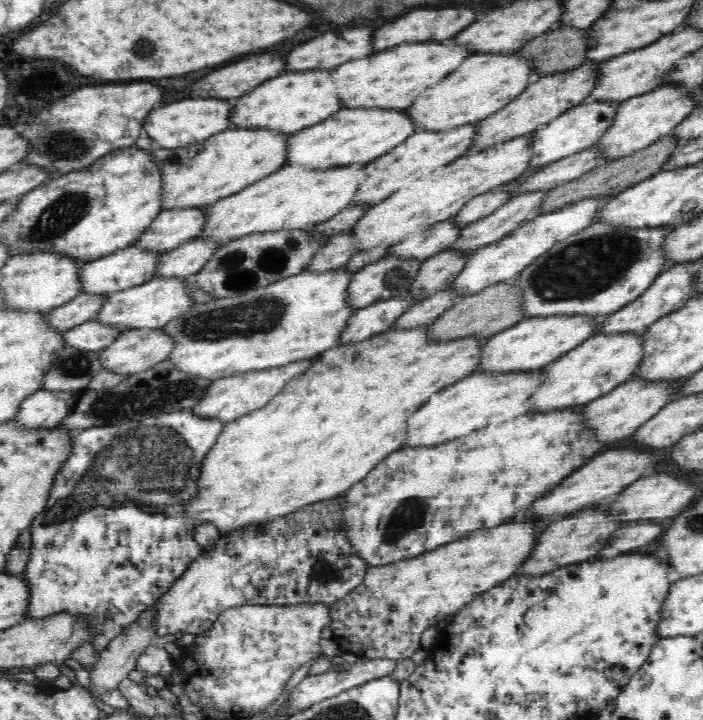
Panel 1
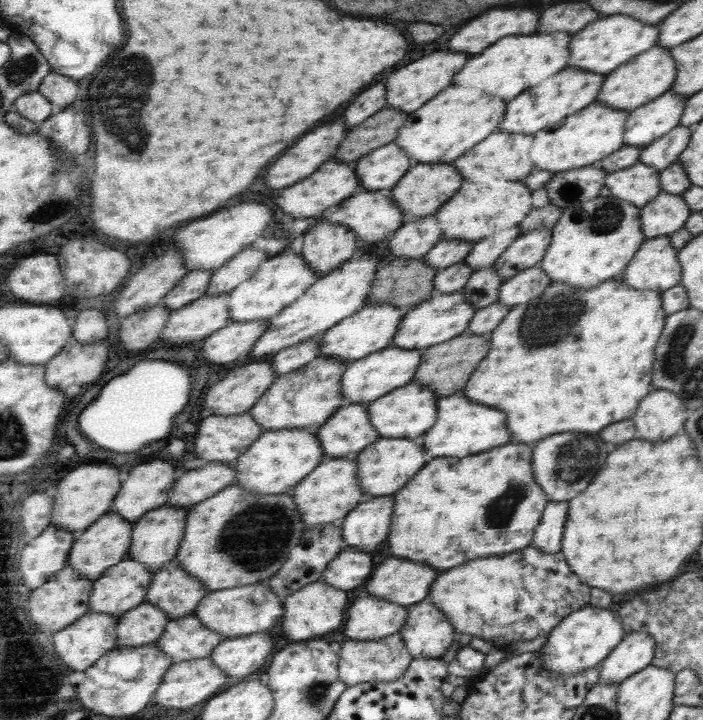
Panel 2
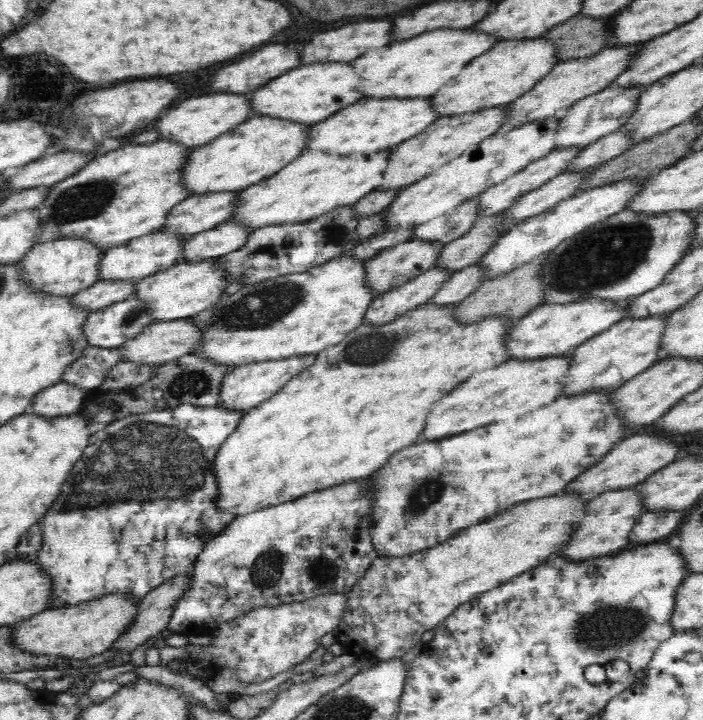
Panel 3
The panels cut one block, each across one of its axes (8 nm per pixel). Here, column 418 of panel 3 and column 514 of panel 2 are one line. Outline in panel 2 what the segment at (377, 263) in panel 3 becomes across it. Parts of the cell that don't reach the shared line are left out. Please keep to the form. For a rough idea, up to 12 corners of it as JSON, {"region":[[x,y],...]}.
{"region":[[529,229],[495,264],[510,280],[538,266],[553,238],[552,229]]}

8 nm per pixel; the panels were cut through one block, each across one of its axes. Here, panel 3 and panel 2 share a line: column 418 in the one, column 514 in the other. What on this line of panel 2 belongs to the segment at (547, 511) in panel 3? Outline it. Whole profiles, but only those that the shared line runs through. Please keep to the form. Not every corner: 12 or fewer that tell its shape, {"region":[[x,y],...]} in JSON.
{"region":[[535,546],[440,573],[457,632],[508,651],[589,606],[565,554]]}

